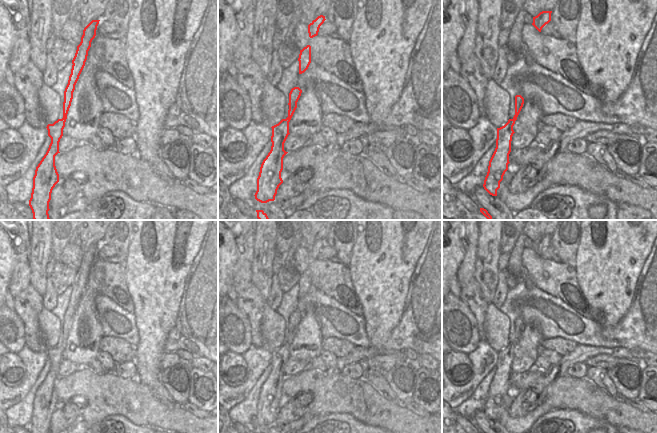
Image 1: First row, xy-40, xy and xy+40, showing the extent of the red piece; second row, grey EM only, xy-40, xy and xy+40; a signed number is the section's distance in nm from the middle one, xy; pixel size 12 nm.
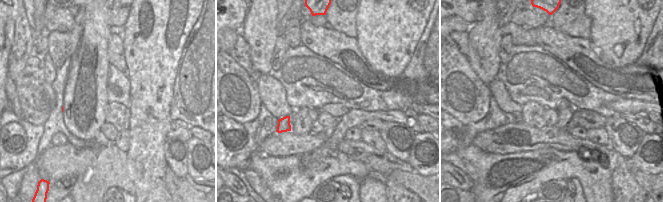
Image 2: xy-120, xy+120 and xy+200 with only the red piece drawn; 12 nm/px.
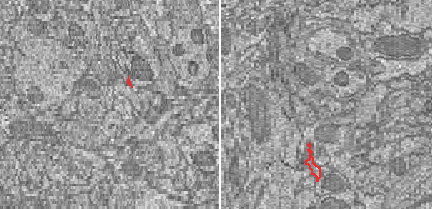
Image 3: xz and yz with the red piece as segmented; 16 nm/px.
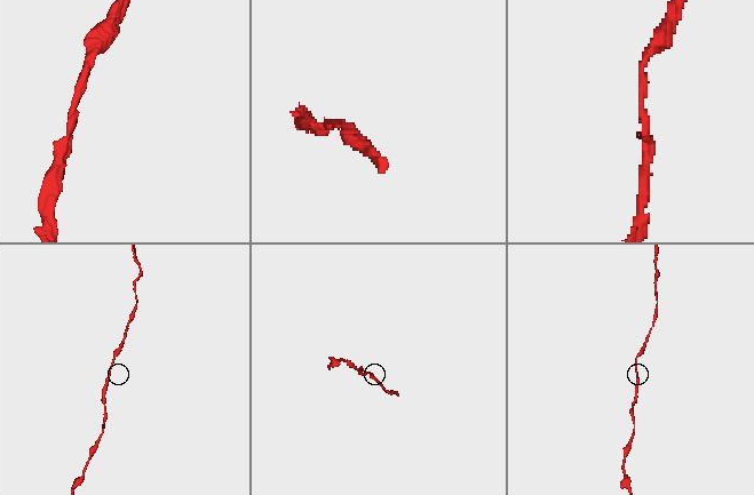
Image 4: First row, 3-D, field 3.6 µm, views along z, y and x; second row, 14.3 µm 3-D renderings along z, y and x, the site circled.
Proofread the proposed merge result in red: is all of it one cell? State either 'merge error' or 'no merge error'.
no merge error

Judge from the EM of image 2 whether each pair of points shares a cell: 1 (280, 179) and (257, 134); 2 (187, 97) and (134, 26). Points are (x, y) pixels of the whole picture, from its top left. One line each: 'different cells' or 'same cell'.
1: different cells
2: different cells

